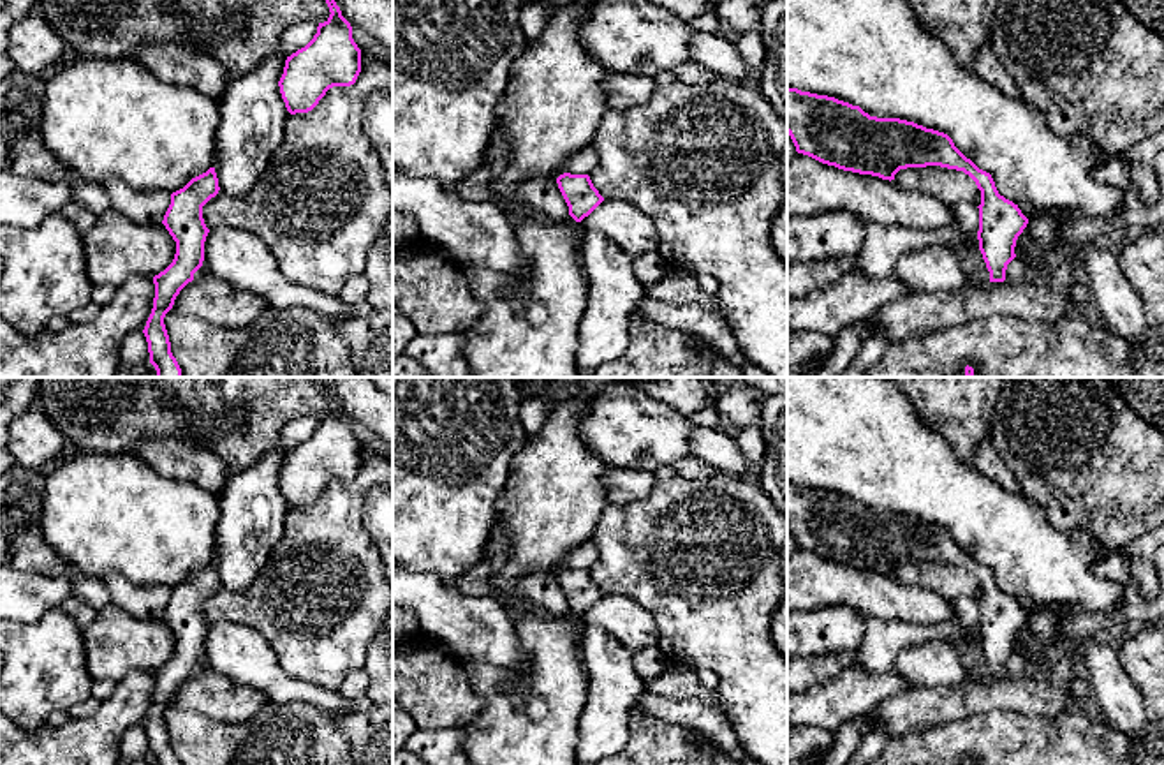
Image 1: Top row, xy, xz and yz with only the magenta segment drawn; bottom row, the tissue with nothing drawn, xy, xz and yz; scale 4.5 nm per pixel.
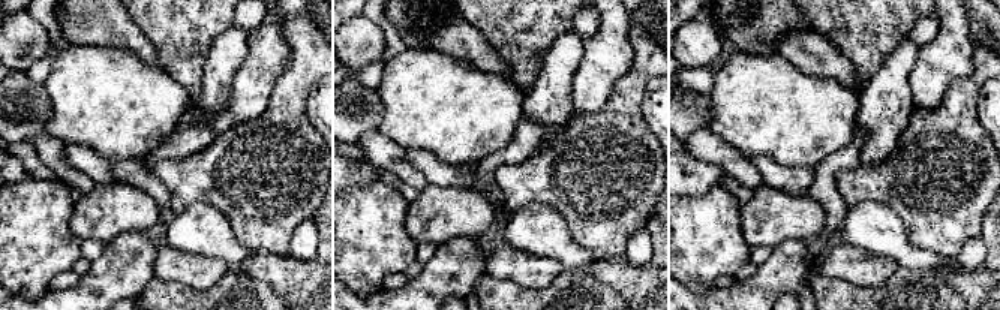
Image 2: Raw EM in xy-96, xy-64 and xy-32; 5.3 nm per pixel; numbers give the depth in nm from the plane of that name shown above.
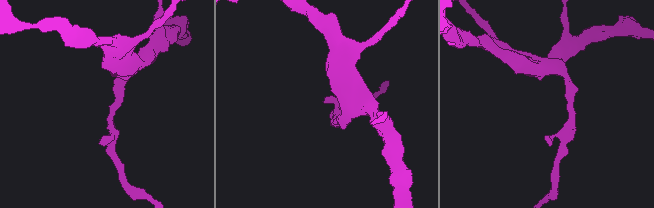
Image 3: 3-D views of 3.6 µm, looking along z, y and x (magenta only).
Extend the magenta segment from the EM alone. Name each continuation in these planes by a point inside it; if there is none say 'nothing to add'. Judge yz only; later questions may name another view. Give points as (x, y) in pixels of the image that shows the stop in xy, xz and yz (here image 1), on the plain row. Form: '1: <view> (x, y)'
nothing to add

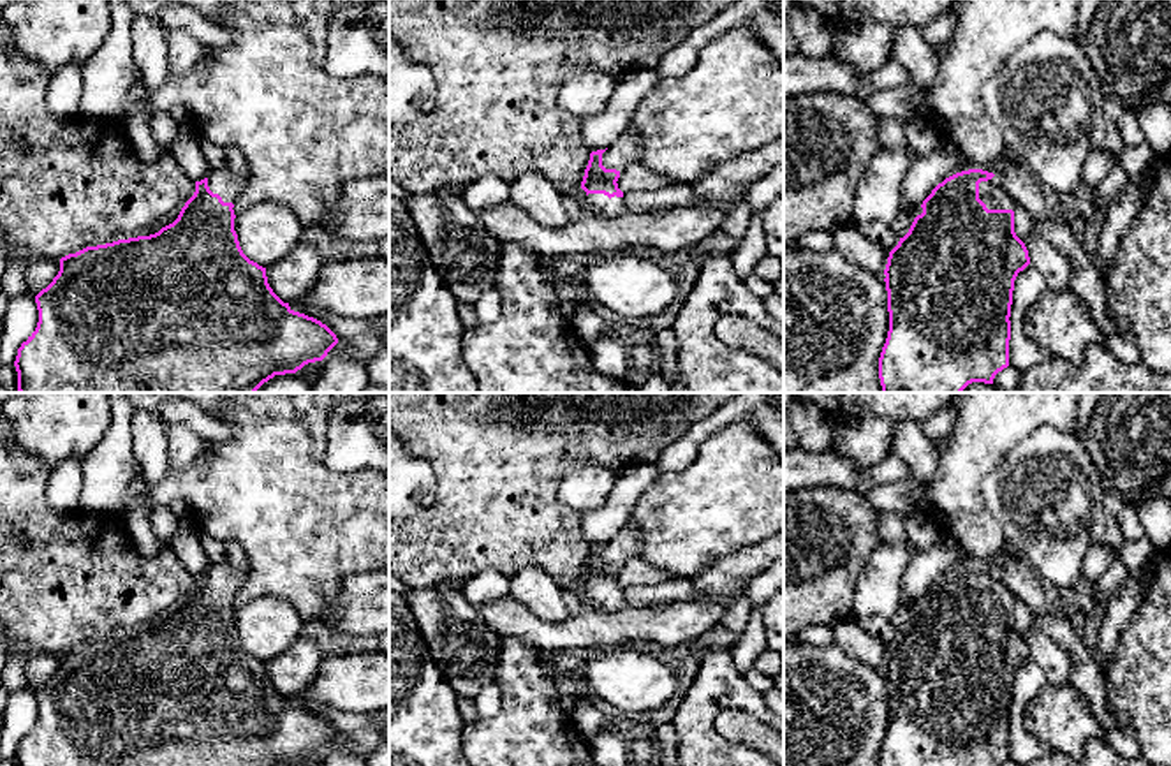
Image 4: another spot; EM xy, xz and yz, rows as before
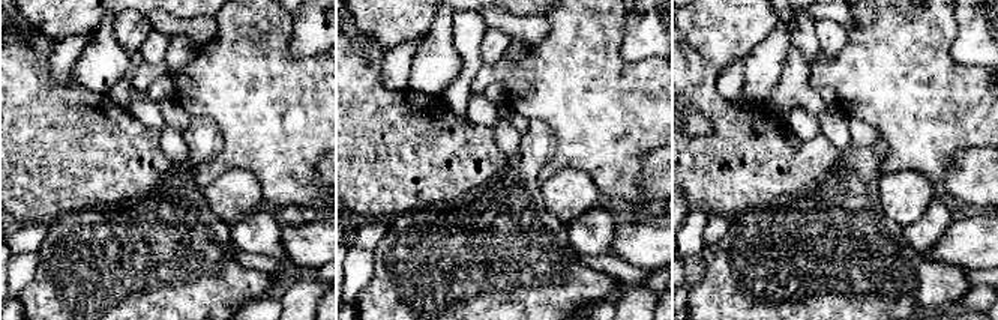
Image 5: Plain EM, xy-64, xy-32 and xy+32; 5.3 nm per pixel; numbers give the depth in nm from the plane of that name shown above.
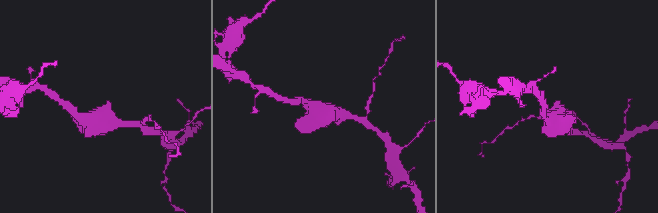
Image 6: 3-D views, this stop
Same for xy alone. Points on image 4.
1: xy (229, 574)

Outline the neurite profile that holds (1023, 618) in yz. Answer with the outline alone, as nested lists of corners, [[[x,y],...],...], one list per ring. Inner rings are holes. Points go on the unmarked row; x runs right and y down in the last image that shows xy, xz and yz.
[[[1014,599],[1013,606],[1014,606],[1014,627],[1025,637],[1028,629],[1034,625],[1035,616],[1020,599]]]

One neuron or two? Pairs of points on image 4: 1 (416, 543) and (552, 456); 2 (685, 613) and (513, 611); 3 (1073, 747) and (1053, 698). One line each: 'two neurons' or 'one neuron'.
1: one neuron
2: one neuron
3: one neuron

